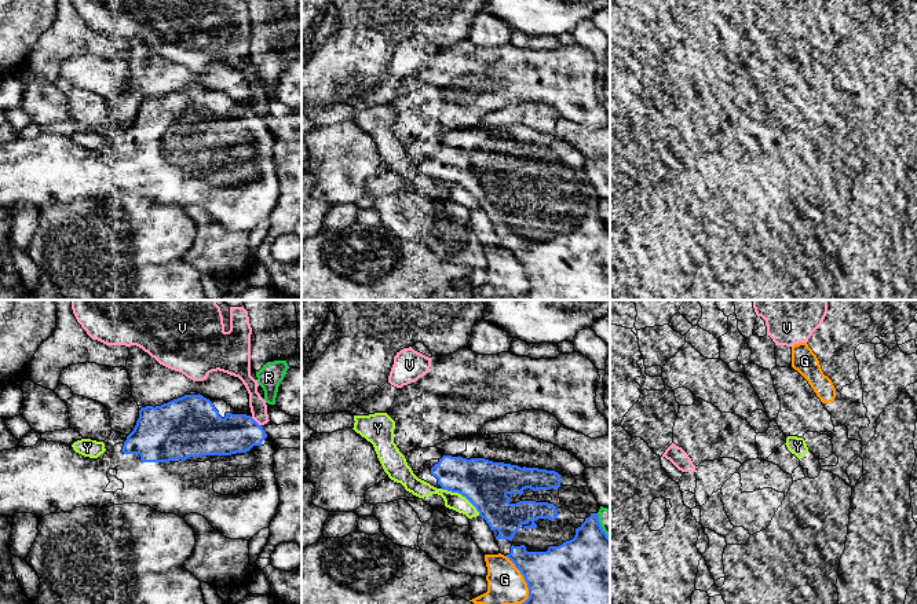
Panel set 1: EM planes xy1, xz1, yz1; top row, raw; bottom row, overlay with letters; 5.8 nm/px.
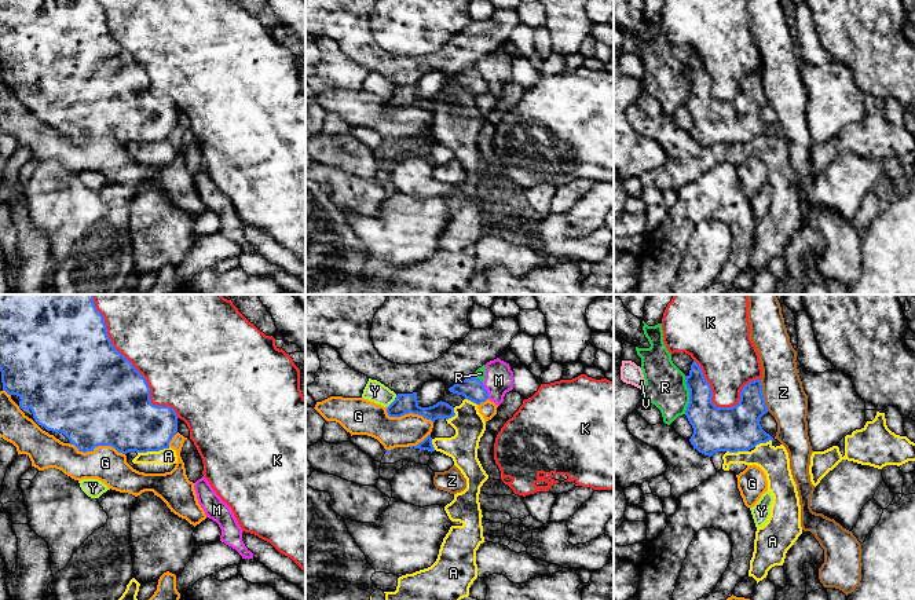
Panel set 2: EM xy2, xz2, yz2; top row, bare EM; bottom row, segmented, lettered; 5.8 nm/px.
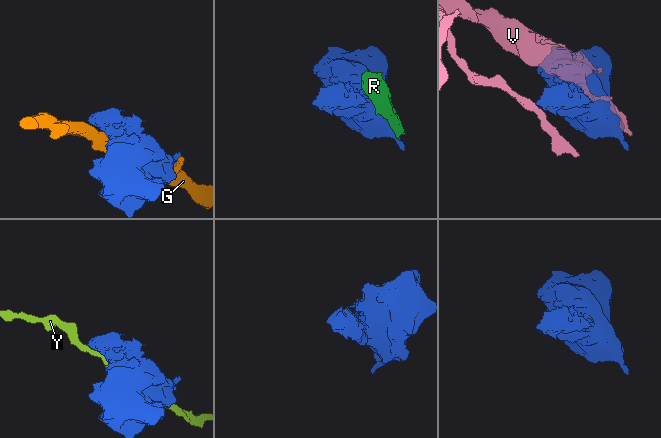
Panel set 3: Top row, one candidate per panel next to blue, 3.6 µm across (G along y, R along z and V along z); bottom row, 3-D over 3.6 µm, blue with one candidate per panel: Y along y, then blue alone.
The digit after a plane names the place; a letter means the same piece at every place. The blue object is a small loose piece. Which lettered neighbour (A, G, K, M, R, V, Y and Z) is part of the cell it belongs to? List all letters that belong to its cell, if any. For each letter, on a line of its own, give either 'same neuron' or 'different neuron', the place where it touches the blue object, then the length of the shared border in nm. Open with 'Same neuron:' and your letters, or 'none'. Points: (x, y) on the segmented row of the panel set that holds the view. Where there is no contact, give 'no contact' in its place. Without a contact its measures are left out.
Same neuron: none
A: different neuron; meets blue in xy2 at (153, 450); contact 190 nm long
G: different neuron; meets blue in xy2 at (97, 446); contact 340 nm long
K: different neuron; meets blue in xy2 at (131, 363); contact 900 nm long
M: different neuron; meets blue in xz2 at (486, 391); contact 100 nm long
R: different neuron; meets blue in yz2 at (690, 395); contact 220 nm long
V: different neuron; meets blue in xy1 at (255, 421); contact 80 nm long
Y: different neuron; meets blue in xz1 at (461, 494); contact 280 nm long
Z: different neuron; meets blue in yz2 at (762, 395); contact 190 nm long

